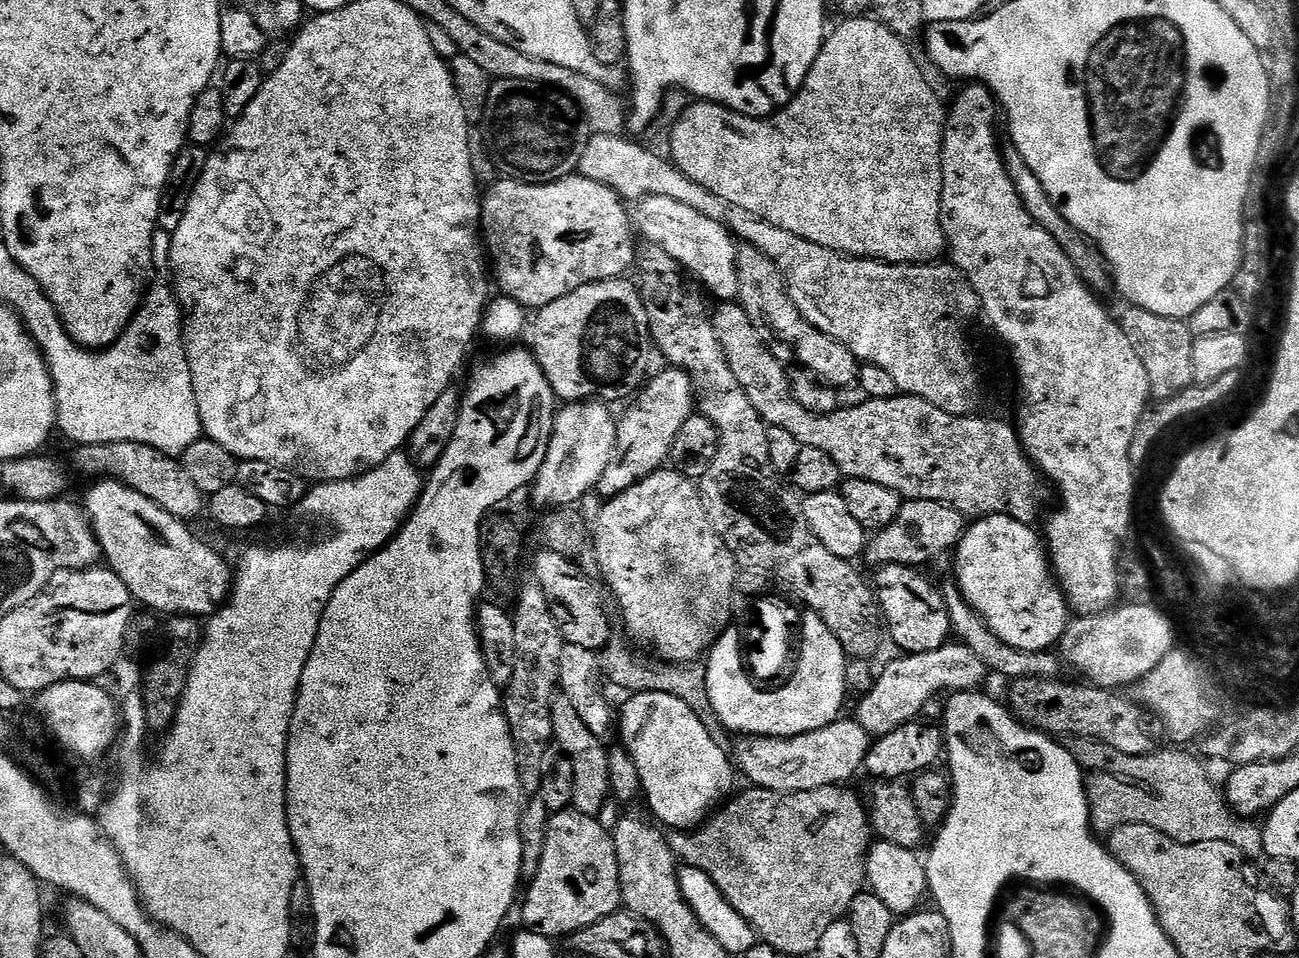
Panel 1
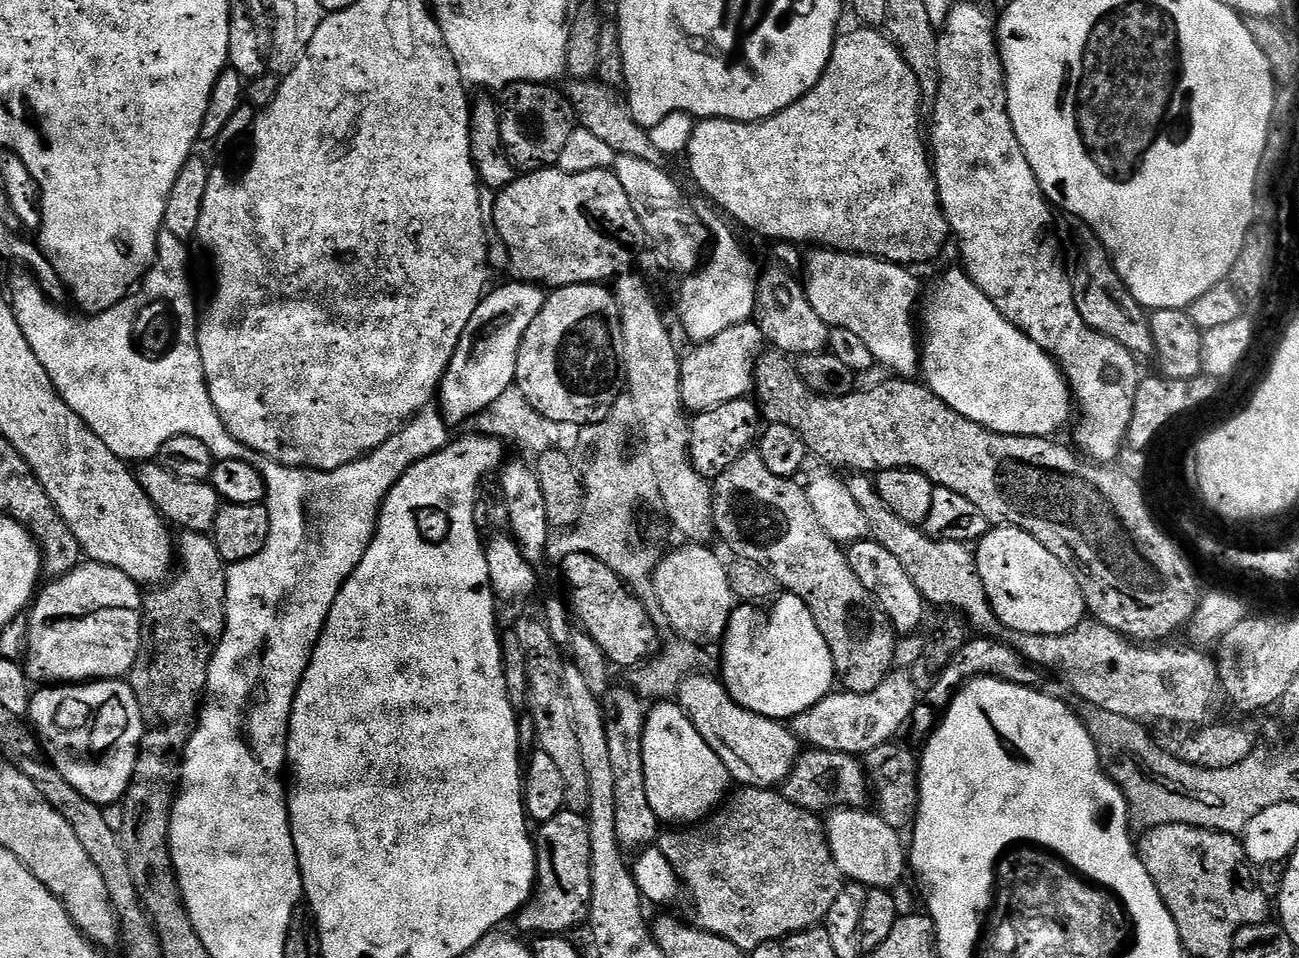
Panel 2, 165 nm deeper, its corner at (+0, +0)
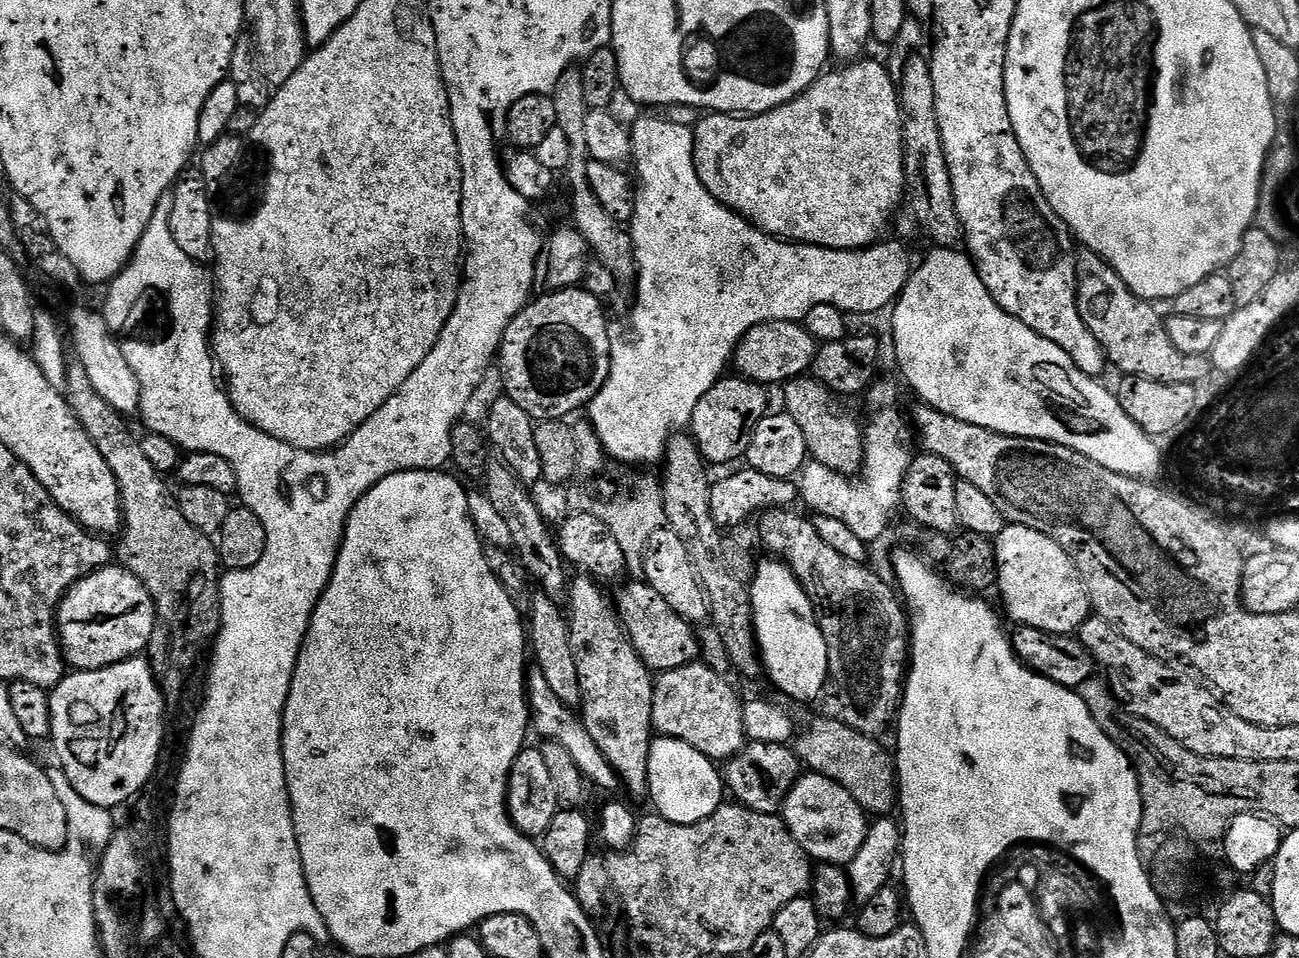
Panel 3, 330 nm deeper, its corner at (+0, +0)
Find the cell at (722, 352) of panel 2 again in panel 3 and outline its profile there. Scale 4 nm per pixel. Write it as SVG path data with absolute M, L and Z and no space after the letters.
M795 320L766 322L750 329L738 342L734 353L734 368L746 380L765 386L783 385L809 371L816 357L818 342Z

